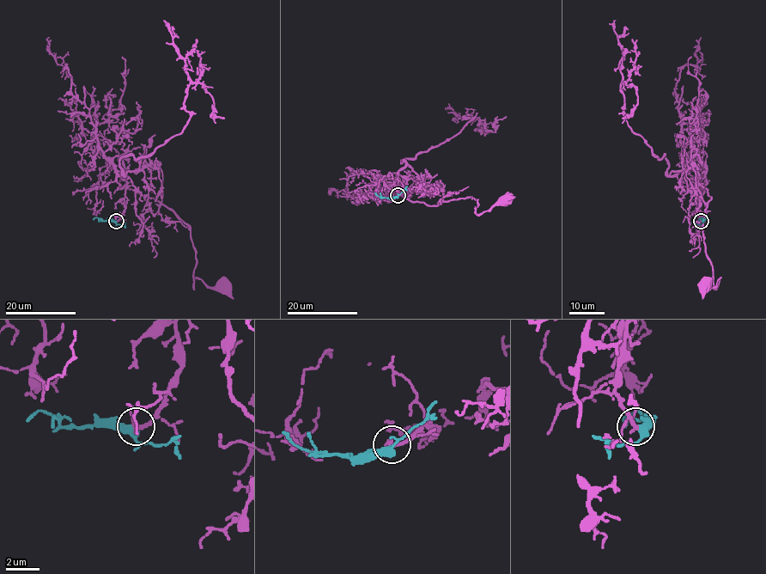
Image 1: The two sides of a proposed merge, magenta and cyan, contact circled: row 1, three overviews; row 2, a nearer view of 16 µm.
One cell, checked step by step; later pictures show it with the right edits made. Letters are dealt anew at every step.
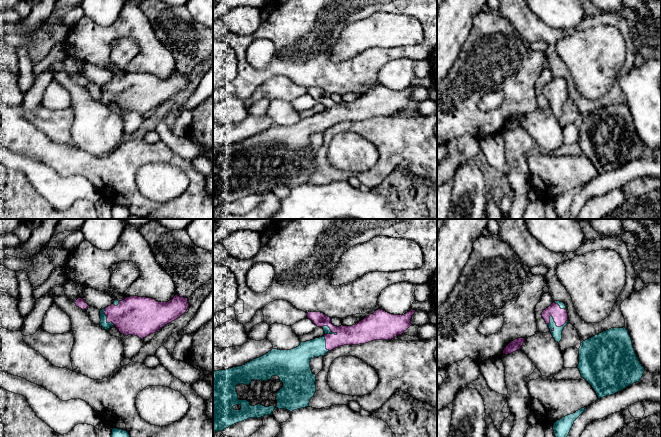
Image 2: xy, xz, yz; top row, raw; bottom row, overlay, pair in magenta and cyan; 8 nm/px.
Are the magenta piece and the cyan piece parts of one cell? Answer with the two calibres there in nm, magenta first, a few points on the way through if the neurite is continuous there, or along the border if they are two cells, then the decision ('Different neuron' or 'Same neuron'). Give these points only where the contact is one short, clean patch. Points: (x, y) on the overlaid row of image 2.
Thickness 120 nm (magenta) against 80 nm. Path across: yz (560, 316), (555, 322), (557, 333). Same neuron

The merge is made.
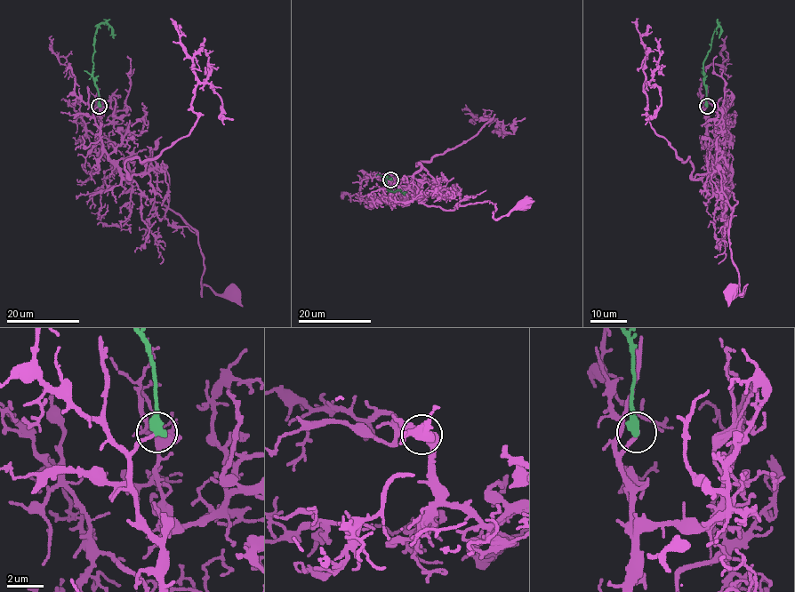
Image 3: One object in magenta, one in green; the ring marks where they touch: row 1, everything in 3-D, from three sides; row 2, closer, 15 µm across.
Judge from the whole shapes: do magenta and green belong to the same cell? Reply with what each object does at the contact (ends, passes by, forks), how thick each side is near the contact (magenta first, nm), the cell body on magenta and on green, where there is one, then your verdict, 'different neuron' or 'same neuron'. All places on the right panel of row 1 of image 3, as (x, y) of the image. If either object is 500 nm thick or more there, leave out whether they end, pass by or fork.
calibres 130 and 600 nm; soma magenta (731, 292); soma green none; same neuron

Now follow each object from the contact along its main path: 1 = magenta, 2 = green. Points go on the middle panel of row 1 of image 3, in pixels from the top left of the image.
1: (390, 180), (404, 187), (413, 174), (415, 196), (443, 210), (489, 201), (499, 219), (521, 201)
2: (390, 180), (384, 175), (386, 185), (391, 191), (405, 191)

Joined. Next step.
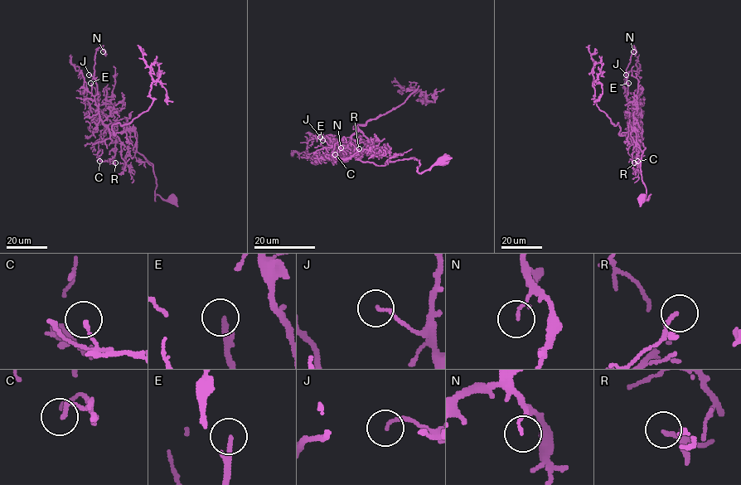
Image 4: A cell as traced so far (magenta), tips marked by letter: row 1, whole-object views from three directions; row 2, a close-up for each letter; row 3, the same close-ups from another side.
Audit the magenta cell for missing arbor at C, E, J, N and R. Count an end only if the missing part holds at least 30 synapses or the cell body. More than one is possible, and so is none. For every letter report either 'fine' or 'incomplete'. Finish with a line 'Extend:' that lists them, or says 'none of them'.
C: fine
E: incomplete
J: fine
N: fine
R: fine
Extend: E

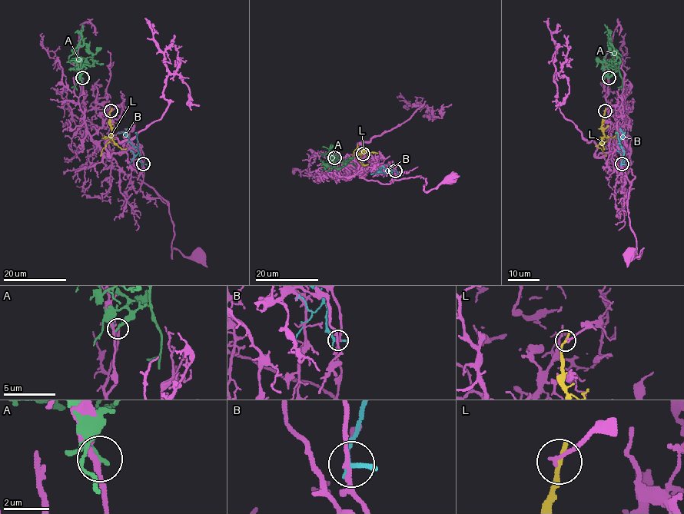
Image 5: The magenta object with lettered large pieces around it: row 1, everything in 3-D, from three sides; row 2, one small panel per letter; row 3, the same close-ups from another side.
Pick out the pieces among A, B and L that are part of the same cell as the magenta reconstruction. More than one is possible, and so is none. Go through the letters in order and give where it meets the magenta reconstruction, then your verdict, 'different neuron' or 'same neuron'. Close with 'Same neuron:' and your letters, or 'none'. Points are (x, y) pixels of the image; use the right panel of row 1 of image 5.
A: meets magenta at (609, 77); different neuron
B: meets magenta at (622, 164); different neuron
L: meets magenta at (605, 111); different neuron
Same neuron: none

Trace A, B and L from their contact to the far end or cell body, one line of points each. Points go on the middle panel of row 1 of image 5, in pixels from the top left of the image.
A: (334, 158), (331, 153), (344, 164), (338, 169), (332, 167), (328, 170), (323, 167)
B: (395, 170), (391, 173), (384, 167), (377, 174), (370, 174)
L: (363, 153), (363, 150), (357, 147), (352, 154)

